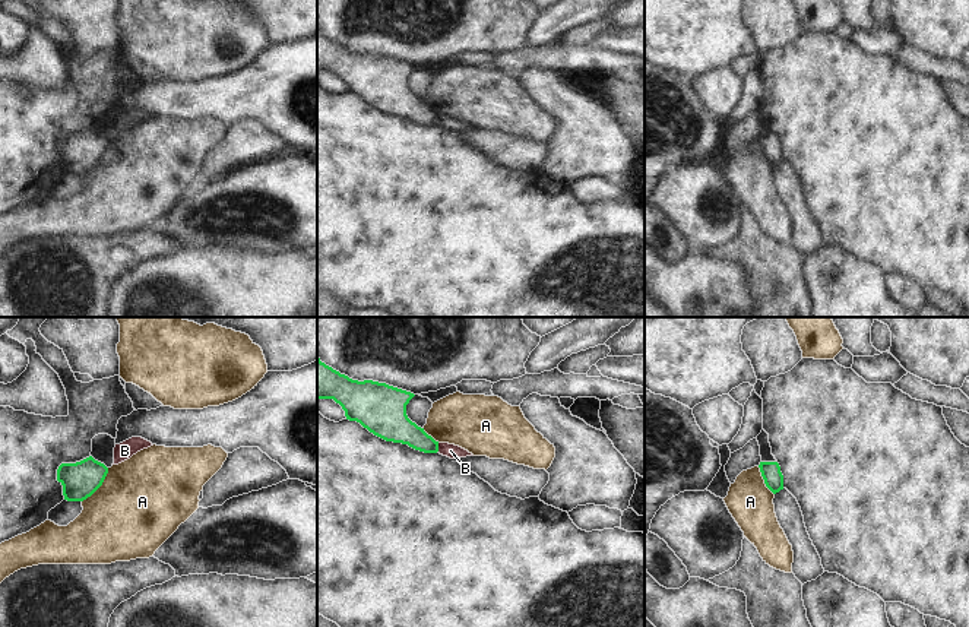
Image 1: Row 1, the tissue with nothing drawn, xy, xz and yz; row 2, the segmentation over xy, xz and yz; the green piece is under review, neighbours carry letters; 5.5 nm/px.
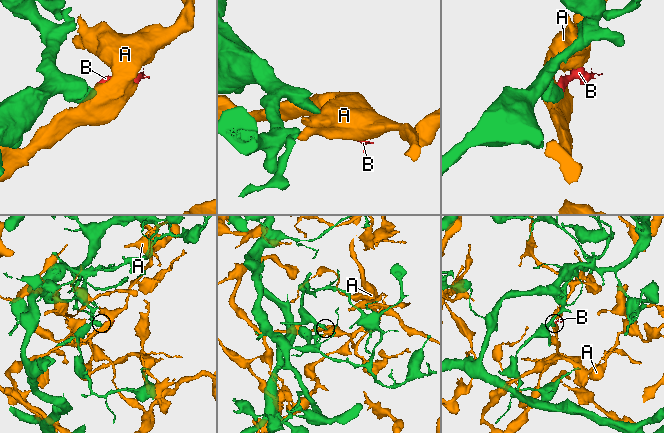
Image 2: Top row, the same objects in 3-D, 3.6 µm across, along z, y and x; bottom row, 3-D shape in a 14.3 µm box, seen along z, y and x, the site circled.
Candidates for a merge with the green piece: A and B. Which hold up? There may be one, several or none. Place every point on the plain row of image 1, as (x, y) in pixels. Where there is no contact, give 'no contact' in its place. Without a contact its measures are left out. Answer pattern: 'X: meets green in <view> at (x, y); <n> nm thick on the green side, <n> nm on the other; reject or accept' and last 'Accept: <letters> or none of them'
A: meets green in xy at (100, 158); 200 nm thick on the green side, 480 nm on the other; reject
B: meets green in xz at (437, 120); 160 nm thick on the green side, 80 nm on the other; reject
Accept: none of them

